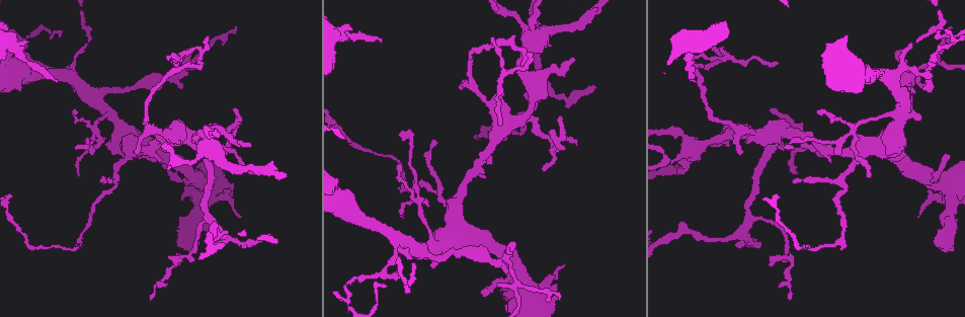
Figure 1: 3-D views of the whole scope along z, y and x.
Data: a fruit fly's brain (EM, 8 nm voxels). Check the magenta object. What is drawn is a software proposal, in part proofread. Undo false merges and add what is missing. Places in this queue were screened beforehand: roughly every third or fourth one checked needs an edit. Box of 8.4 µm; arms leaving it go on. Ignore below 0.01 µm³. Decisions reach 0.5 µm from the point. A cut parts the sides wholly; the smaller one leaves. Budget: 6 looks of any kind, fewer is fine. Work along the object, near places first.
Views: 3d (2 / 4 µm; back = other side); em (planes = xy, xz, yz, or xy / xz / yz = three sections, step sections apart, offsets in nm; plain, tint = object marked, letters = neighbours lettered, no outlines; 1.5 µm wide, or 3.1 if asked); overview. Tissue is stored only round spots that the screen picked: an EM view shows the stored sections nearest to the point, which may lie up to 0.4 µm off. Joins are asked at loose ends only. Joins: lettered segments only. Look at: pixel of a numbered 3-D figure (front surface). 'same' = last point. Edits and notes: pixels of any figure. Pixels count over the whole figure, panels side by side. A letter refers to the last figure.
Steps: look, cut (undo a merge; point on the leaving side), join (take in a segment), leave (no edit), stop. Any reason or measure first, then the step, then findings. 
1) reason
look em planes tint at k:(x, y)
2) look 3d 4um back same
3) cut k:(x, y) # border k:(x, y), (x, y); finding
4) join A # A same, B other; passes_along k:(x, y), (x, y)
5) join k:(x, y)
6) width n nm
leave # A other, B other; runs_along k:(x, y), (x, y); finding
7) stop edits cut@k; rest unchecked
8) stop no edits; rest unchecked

tapers out
look 3d 2um at 1:(777, 62)

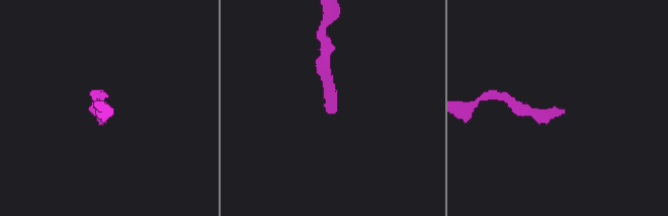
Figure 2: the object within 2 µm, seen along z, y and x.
look em yz step 4 letters at 2:(328, 112)

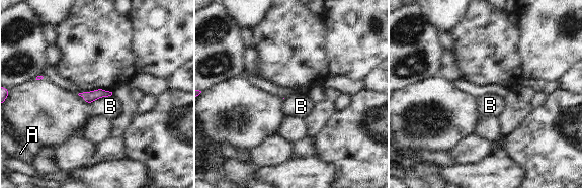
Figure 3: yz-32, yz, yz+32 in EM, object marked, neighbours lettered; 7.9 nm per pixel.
cut it another way
look em xy step 8 letters same

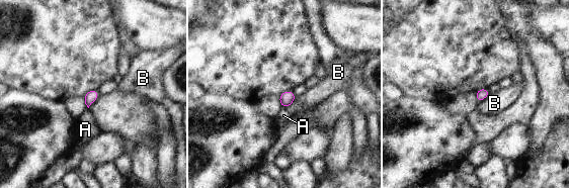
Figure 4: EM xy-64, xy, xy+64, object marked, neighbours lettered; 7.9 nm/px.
leave # A other, B other; border 4:(490, 94), (478, 103); none of them fits

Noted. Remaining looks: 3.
free end
look em planes tint at 1:(236, 29)

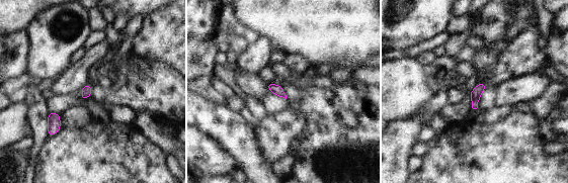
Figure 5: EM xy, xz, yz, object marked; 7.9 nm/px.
see the neighbours
look em planes letters same

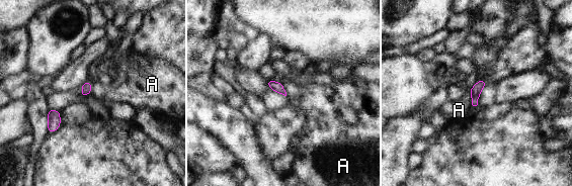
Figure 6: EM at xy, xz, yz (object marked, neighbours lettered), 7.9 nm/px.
longest_contact A 120 nm
leave # A other; border 6:(469, 92), (473, 105); no lettered segment goes on from it

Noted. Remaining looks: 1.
stop no edits; rest unchecked

